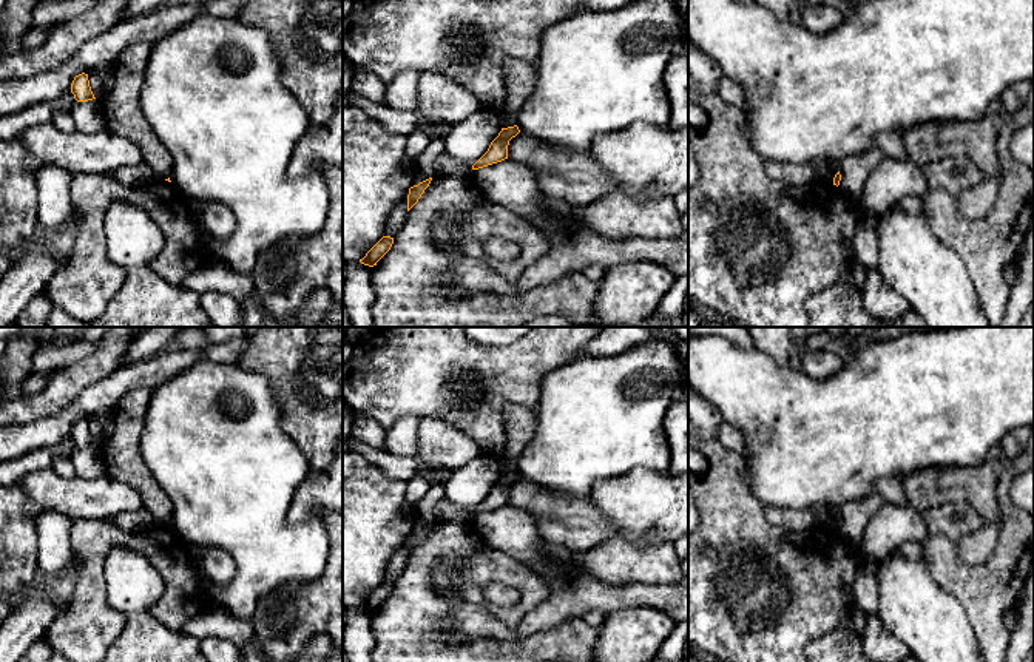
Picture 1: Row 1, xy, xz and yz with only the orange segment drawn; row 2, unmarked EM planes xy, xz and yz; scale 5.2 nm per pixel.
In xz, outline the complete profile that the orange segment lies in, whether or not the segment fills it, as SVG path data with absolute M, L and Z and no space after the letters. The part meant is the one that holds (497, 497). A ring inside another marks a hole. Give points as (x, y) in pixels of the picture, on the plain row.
M519 472L502 474L498 481L491 488L488 497L472 511L472 515L478 515L508 505L508 491L512 483L520 478Z

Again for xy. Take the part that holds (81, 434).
M85 418L74 423L71 429L71 438L77 448L88 448L96 444L90 432L88 420Z

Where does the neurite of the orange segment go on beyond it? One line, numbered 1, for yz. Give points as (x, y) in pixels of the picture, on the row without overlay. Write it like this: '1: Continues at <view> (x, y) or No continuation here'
1: No continuation here

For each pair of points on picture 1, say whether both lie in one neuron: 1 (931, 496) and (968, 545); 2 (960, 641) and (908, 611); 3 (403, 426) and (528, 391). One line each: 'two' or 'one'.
1: one
2: one
3: two

